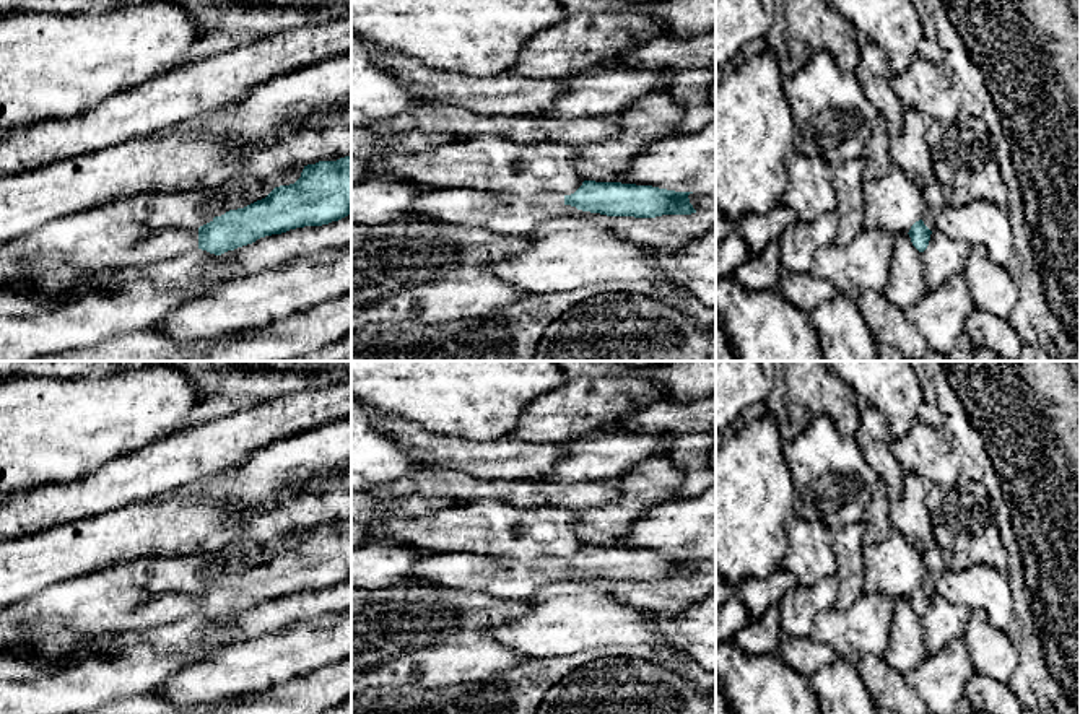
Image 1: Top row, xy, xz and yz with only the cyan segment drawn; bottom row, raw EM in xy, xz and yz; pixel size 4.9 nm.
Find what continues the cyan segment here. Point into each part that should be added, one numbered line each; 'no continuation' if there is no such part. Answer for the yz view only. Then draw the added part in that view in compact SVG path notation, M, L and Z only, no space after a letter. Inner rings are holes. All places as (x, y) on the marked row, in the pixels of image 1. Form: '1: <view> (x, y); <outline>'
1: yz (934, 195); M937 181L922 189L922 197L925 202L922 221L932 231L935 229L938 213L948 207L948 198L942 184Z

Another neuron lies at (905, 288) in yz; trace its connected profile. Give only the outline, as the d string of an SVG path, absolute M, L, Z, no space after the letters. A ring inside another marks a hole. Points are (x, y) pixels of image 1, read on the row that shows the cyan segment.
M893 234L885 298L904 311L916 306L925 293L921 252L912 246L909 234Z

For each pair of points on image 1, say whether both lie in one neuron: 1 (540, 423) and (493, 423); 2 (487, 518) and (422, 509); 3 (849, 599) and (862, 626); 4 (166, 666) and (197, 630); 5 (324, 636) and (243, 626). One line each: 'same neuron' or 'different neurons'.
1: different neurons
2: different neurons
3: different neurons
4: different neurons
5: different neurons

